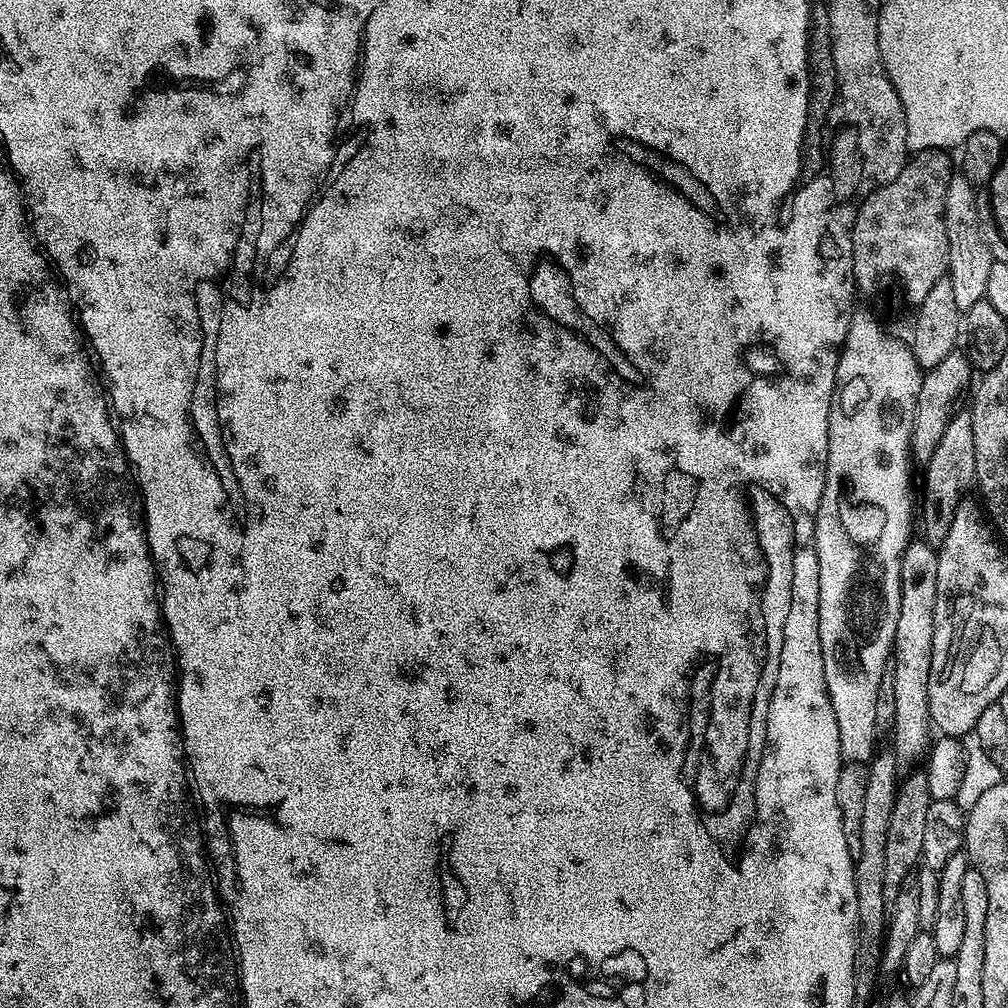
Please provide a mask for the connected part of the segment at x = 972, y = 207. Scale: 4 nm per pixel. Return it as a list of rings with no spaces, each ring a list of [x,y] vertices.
[[[954,174],[946,189],[944,221],[946,222],[946,242],[950,242],[950,258],[946,279],[954,289],[954,303],[961,314],[970,306],[984,300],[986,281],[990,275],[993,258],[986,242],[982,242],[982,229],[978,226],[977,189],[965,176]]]

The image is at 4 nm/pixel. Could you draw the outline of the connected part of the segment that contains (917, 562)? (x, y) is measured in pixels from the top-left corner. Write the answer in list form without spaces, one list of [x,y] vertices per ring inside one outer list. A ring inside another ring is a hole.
[[[923,538],[913,539],[900,555],[900,605],[898,630],[894,630],[892,655],[895,658],[895,713],[890,735],[901,761],[912,760],[929,747],[930,662],[934,650],[934,606],[938,590],[938,552]]]

